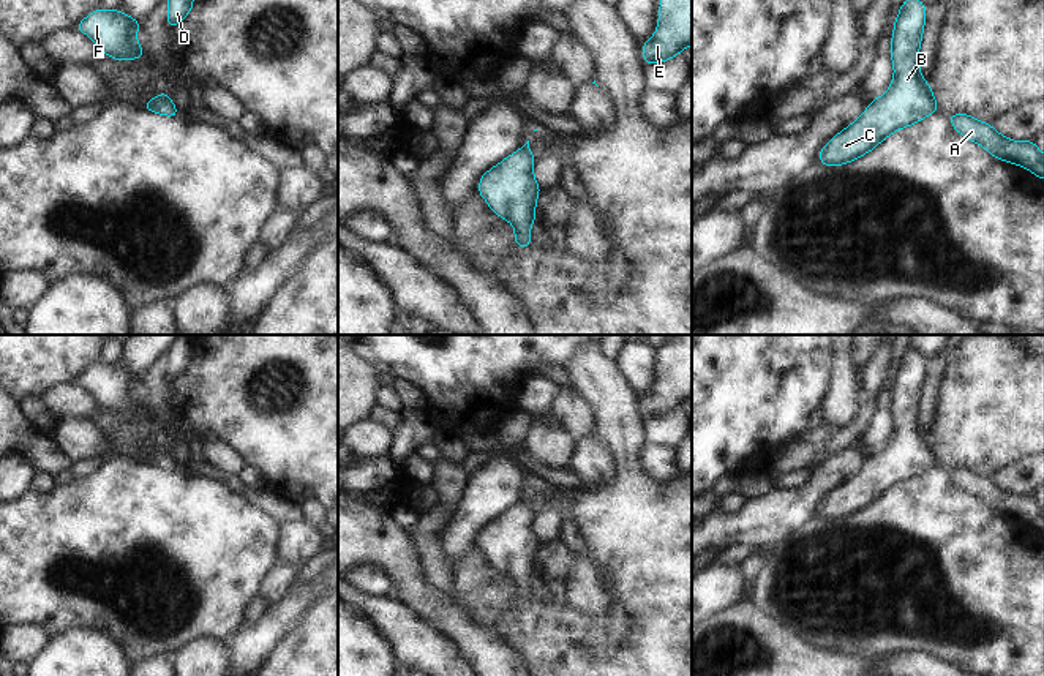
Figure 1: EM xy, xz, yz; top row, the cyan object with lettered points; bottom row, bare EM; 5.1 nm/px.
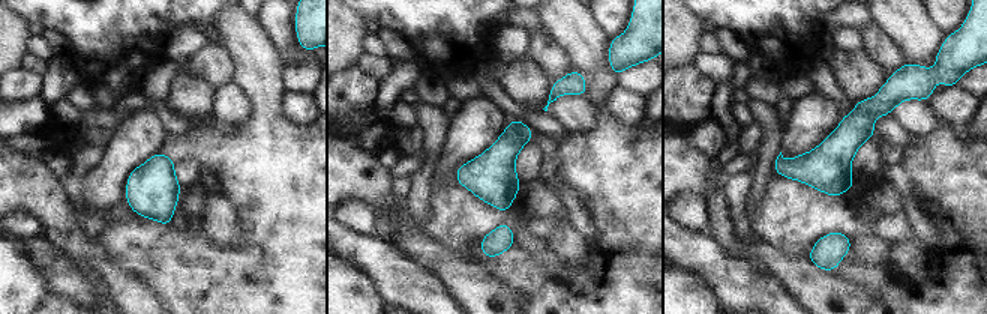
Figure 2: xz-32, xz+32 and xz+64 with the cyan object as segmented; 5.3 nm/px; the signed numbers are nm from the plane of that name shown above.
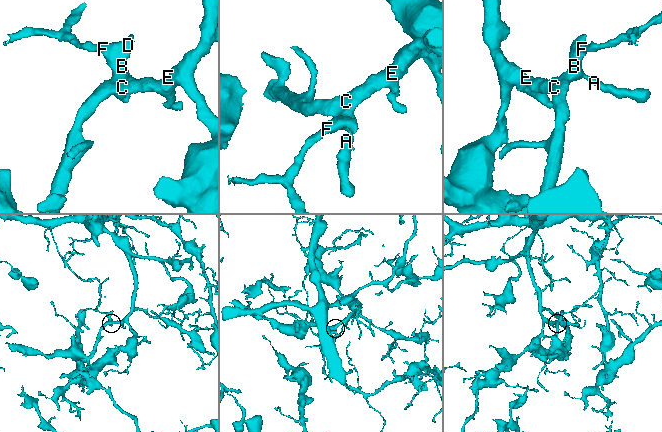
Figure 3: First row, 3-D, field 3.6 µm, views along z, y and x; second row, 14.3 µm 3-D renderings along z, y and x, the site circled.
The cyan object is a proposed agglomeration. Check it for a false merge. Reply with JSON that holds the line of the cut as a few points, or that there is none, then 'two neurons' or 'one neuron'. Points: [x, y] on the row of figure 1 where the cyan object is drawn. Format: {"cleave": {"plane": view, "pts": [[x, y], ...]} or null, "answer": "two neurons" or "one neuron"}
{"cleave": null, "answer": "one neuron"}

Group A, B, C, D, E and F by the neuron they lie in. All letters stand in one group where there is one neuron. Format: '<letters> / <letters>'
A B C D E F

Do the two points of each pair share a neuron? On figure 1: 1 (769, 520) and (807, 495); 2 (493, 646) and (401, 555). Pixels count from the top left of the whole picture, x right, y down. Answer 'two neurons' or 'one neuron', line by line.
1: one neuron
2: one neuron

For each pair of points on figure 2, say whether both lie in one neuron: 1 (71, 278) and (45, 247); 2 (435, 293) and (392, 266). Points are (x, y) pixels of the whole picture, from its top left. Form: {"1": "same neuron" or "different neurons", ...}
{"1": "same neuron", "2": "same neuron"}

